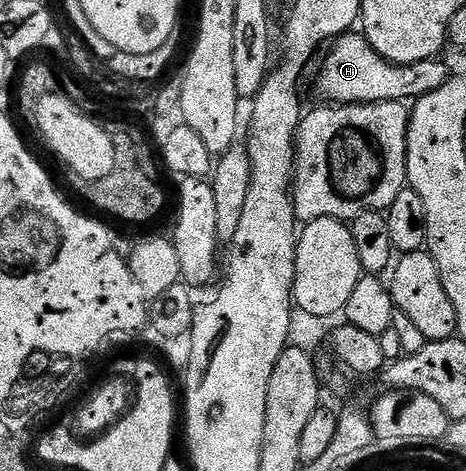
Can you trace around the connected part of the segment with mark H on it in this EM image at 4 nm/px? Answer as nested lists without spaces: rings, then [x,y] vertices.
[[[349,31],[335,38],[323,57],[320,74],[316,77],[316,93],[321,102],[334,105],[365,105],[383,101],[415,103],[419,97],[430,95],[430,91],[438,91],[438,87],[445,85],[450,76],[447,63],[440,57],[422,59],[422,63],[409,65],[395,65],[387,61],[374,51],[374,47],[370,47],[360,31]]]

